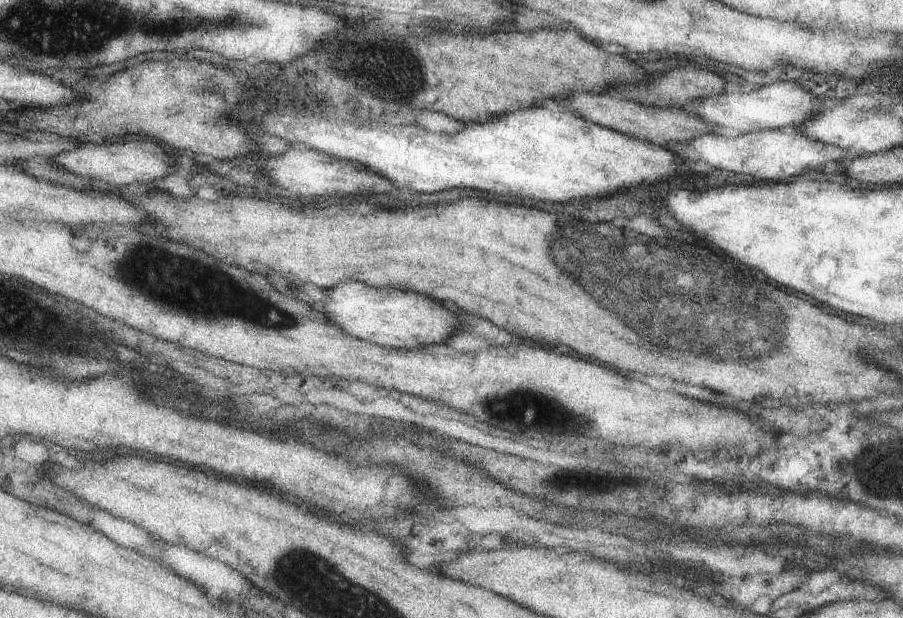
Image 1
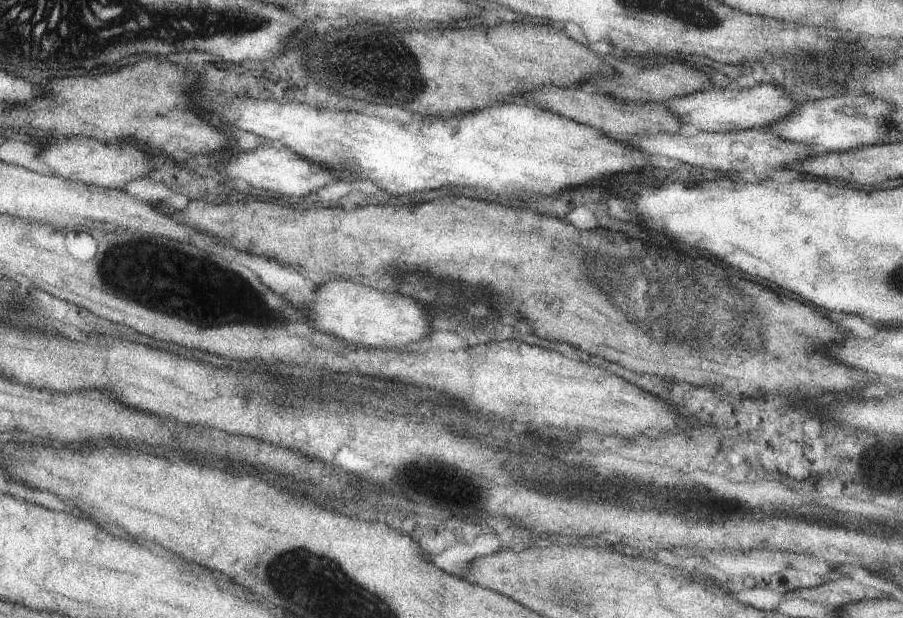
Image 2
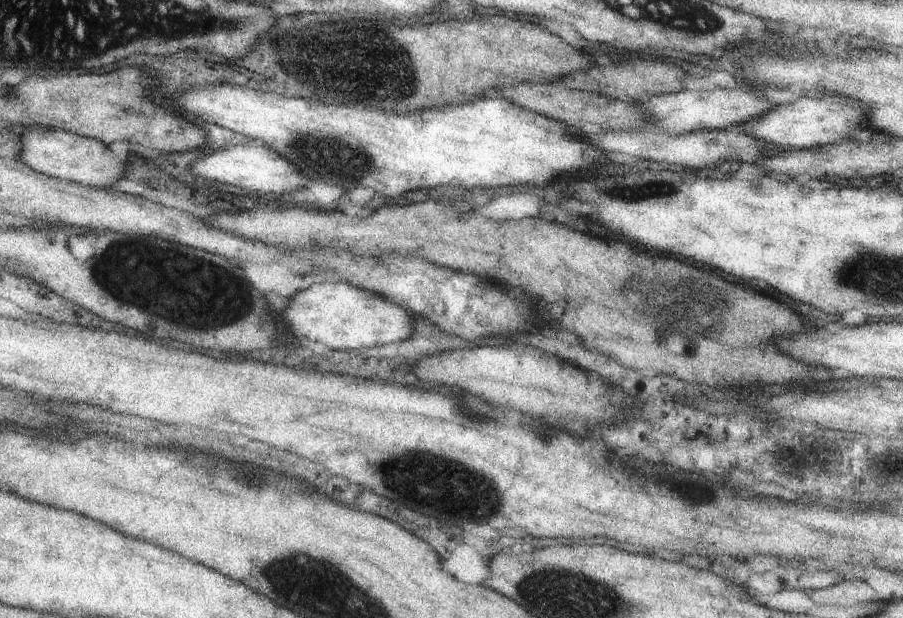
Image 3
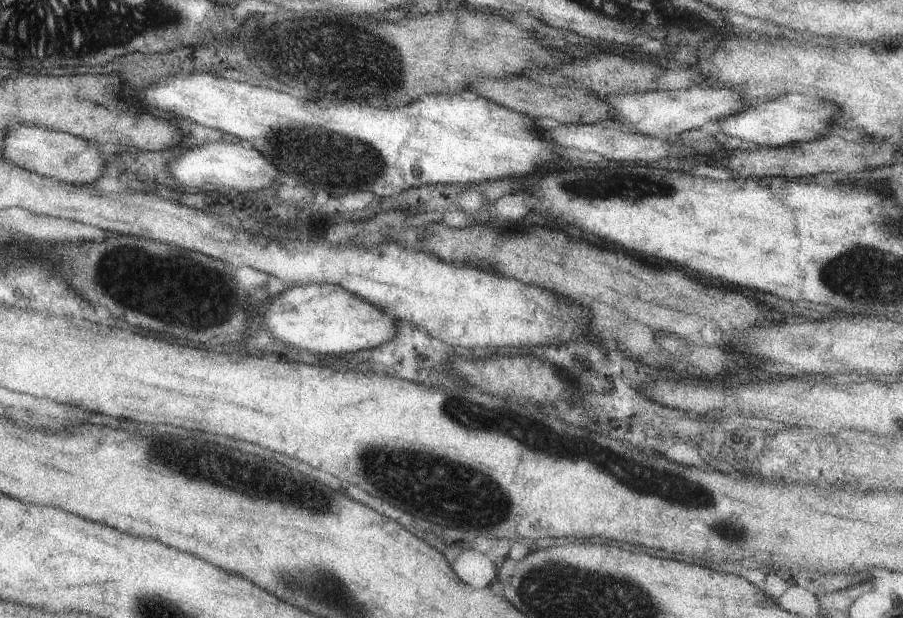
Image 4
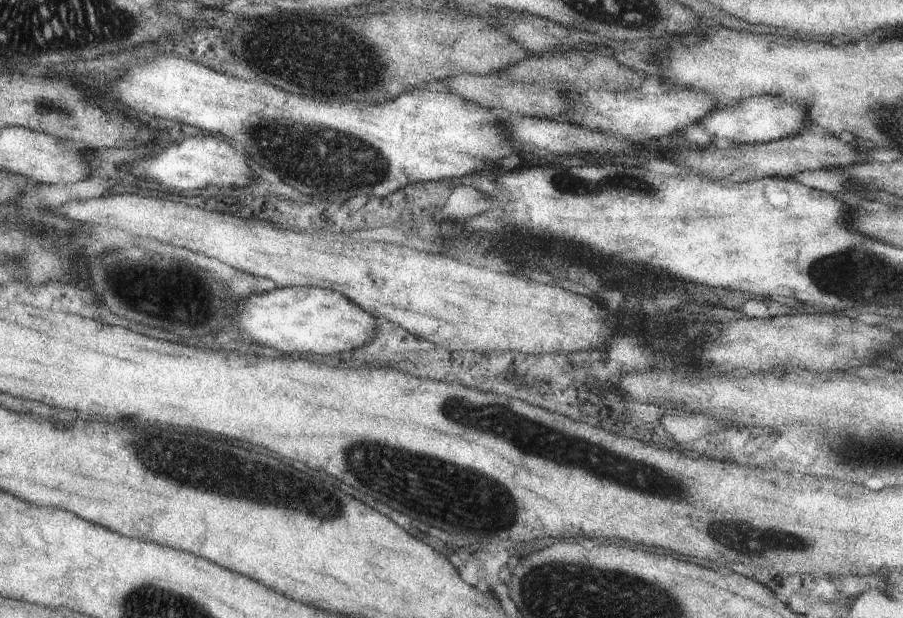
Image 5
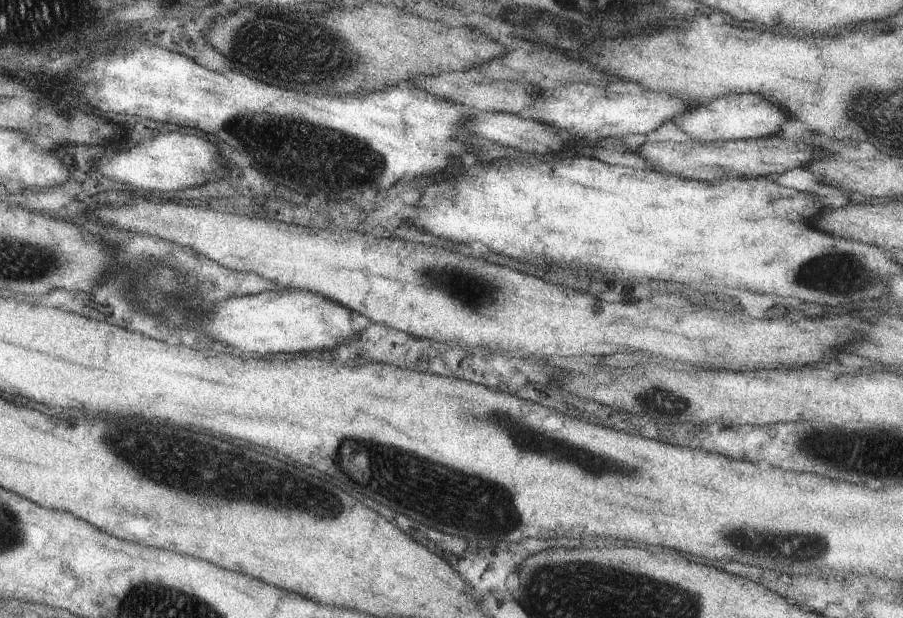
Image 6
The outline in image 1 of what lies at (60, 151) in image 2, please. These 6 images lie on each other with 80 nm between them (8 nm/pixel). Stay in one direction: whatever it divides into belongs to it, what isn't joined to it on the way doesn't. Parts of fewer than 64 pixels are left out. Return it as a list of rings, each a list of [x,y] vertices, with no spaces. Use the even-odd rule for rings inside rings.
[[[84,139],[83,144],[72,151],[63,151],[52,159],[62,168],[73,174],[101,181],[110,187],[125,187],[138,182],[144,185],[151,180],[162,179],[173,172],[173,158],[170,158],[155,140],[131,140],[128,142],[101,144],[101,141]]]

